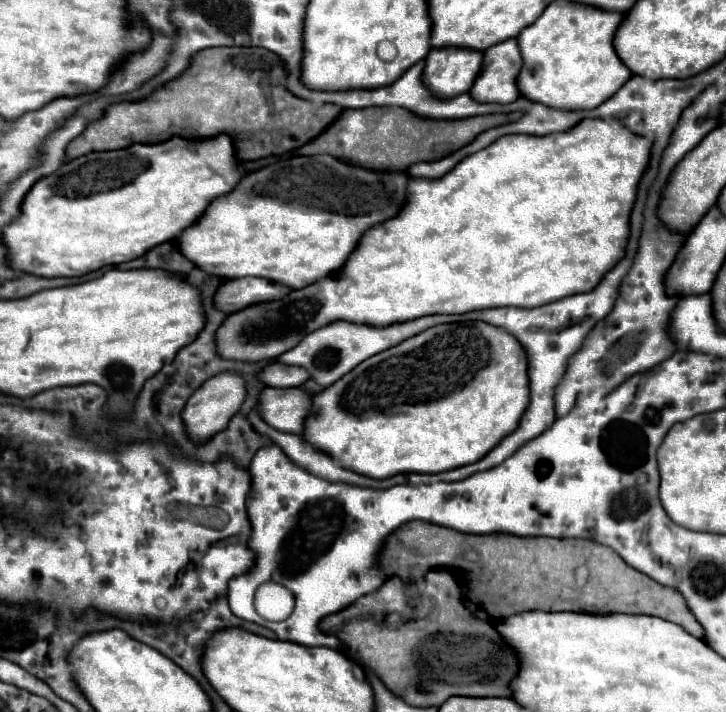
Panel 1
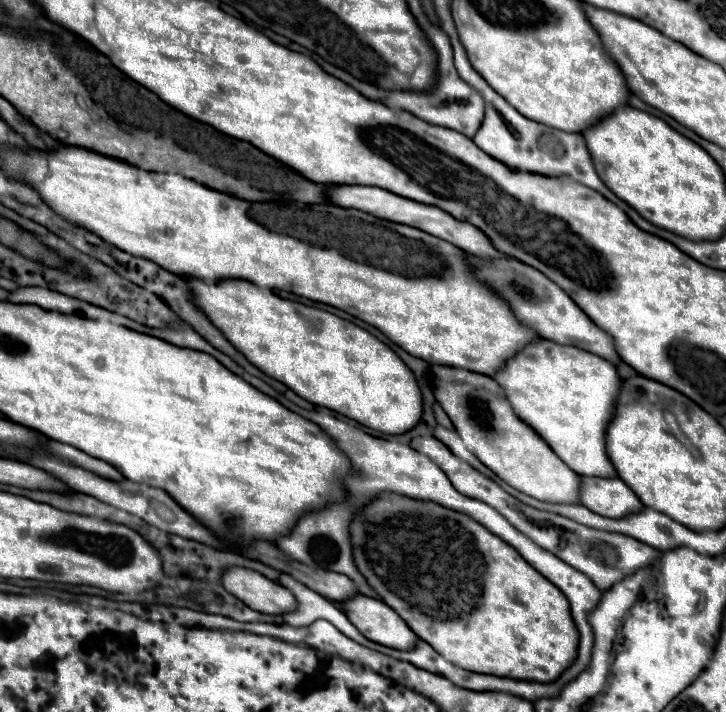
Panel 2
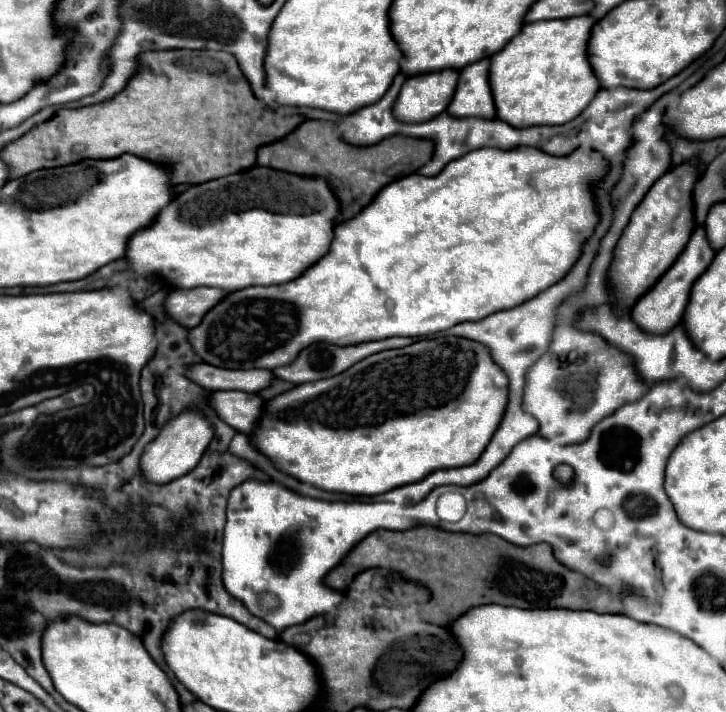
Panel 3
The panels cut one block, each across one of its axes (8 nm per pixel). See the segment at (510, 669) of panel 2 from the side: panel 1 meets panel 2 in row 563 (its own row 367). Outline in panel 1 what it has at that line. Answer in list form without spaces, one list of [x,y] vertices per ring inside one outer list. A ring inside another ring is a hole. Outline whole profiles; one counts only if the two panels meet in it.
[[[484,322],[434,326],[432,330],[424,330],[424,334],[374,354],[336,384],[314,394],[302,440],[314,450],[334,458],[342,468],[374,480],[386,480],[396,474],[436,474],[454,470],[484,458],[518,426],[528,406],[526,370],[522,346],[518,352],[518,342],[500,328]]]

